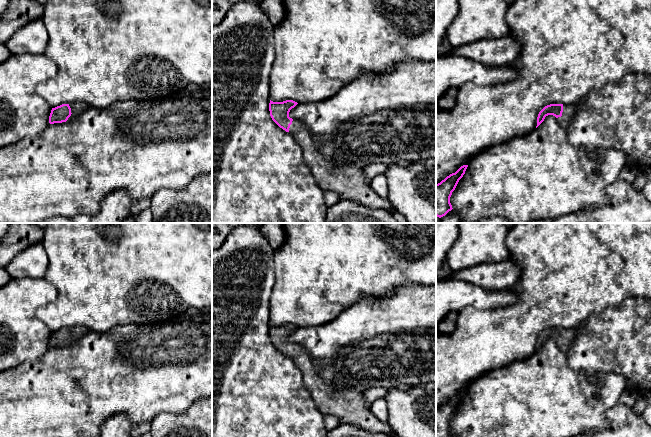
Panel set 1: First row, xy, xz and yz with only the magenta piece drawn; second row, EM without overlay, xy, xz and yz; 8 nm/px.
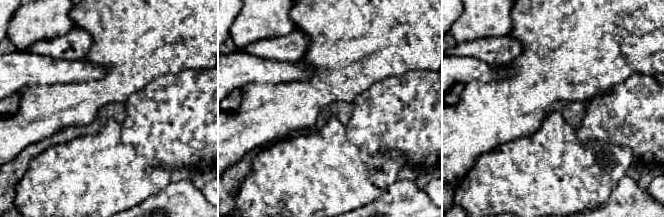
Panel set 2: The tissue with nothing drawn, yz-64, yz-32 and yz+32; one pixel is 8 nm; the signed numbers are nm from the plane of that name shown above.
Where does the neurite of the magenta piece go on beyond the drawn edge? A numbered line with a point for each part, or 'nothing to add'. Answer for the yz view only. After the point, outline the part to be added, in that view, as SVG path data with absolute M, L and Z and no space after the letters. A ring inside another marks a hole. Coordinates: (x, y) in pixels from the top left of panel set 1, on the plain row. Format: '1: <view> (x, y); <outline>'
1: yz (568, 336); M563 328L562 340L558 341L557 344L566 353L571 347L574 337L575 337L574 328L569 328L569 329Z

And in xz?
1: xz (347, 404); M293 343L289 357L302 373L305 388L323 415L335 416L340 424L354 425L372 433L394 436L387 422L378 420L364 400L364 392L352 387L334 387L317 373L313 357Z

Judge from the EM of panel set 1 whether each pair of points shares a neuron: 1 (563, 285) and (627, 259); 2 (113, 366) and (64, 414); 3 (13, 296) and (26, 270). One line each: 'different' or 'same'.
1: same
2: same
3: different

